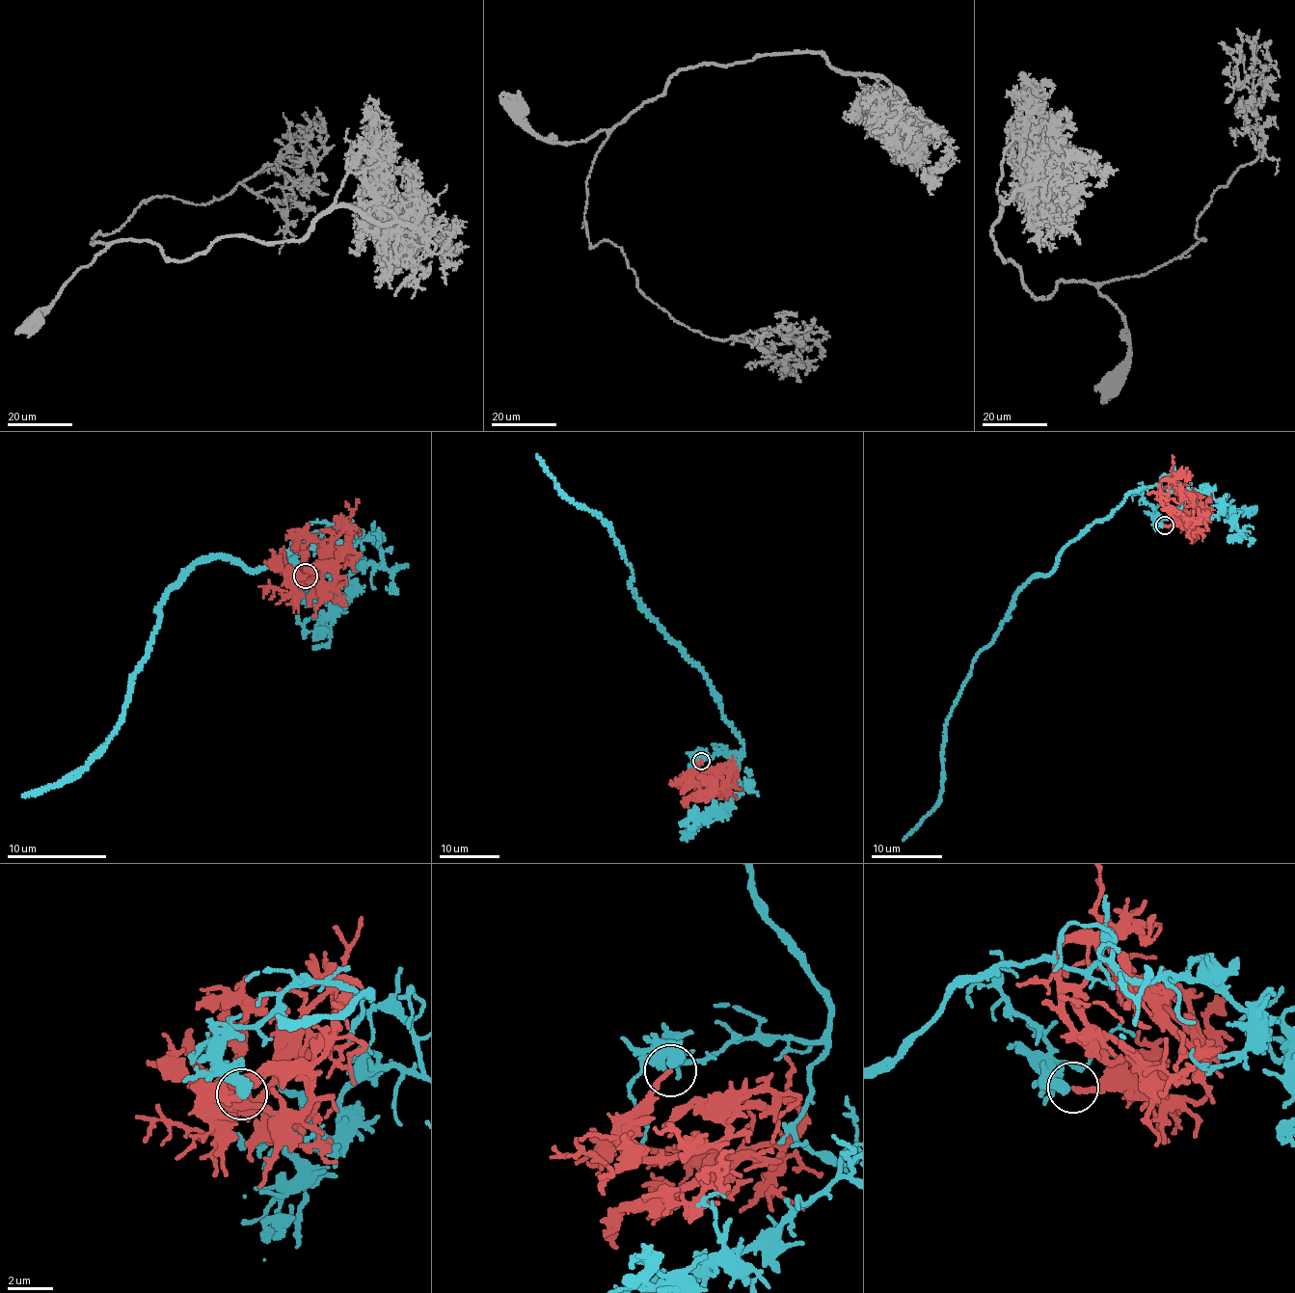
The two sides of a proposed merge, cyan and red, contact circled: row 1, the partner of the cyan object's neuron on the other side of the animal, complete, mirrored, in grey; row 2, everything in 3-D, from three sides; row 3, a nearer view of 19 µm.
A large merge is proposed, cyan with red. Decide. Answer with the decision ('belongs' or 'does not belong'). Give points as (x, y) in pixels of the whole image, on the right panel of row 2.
belongs

